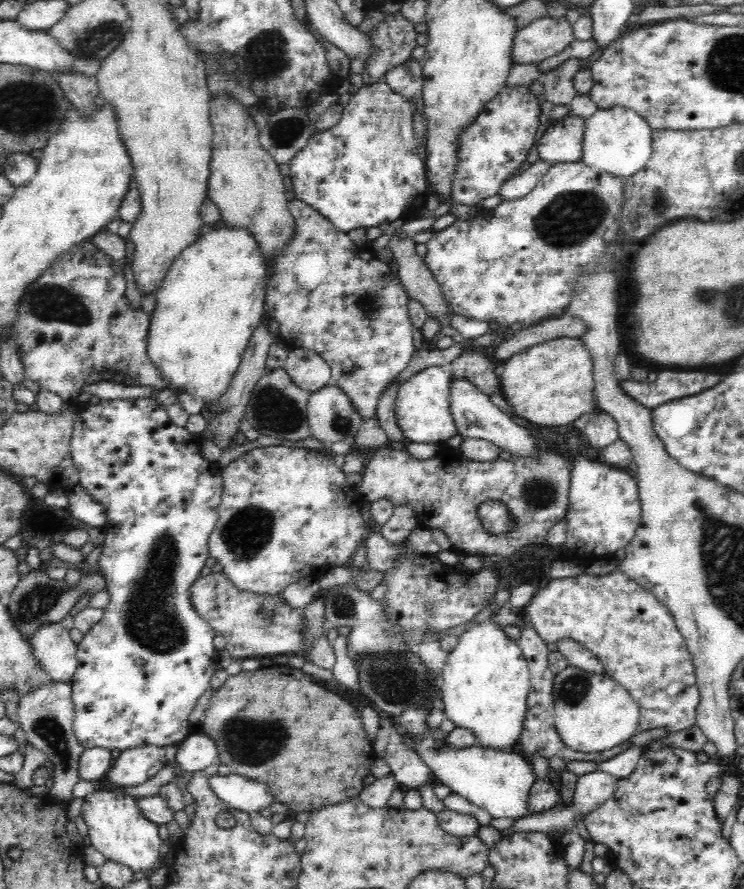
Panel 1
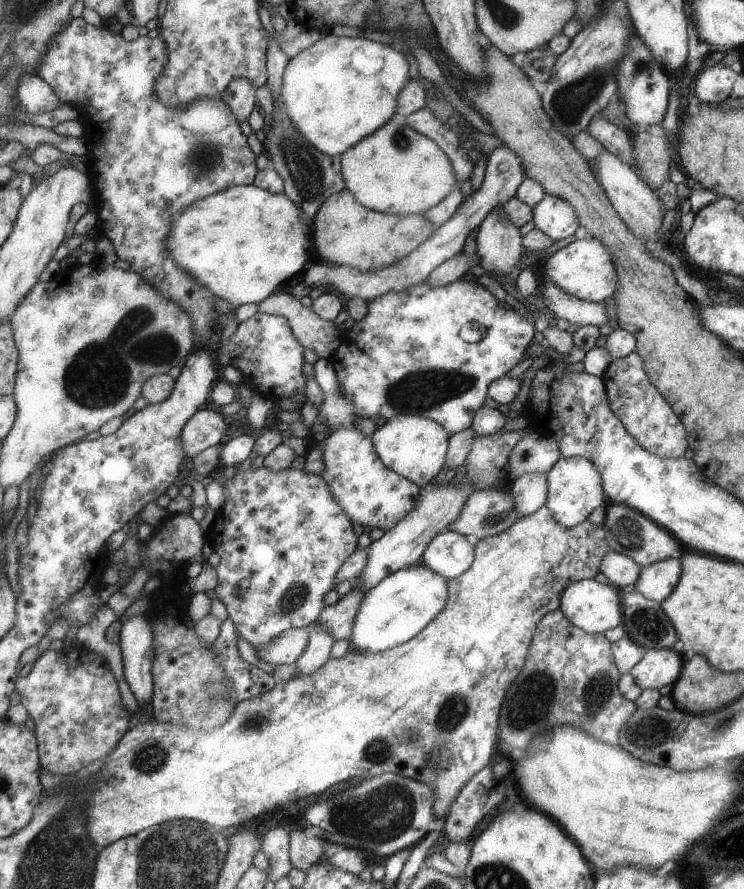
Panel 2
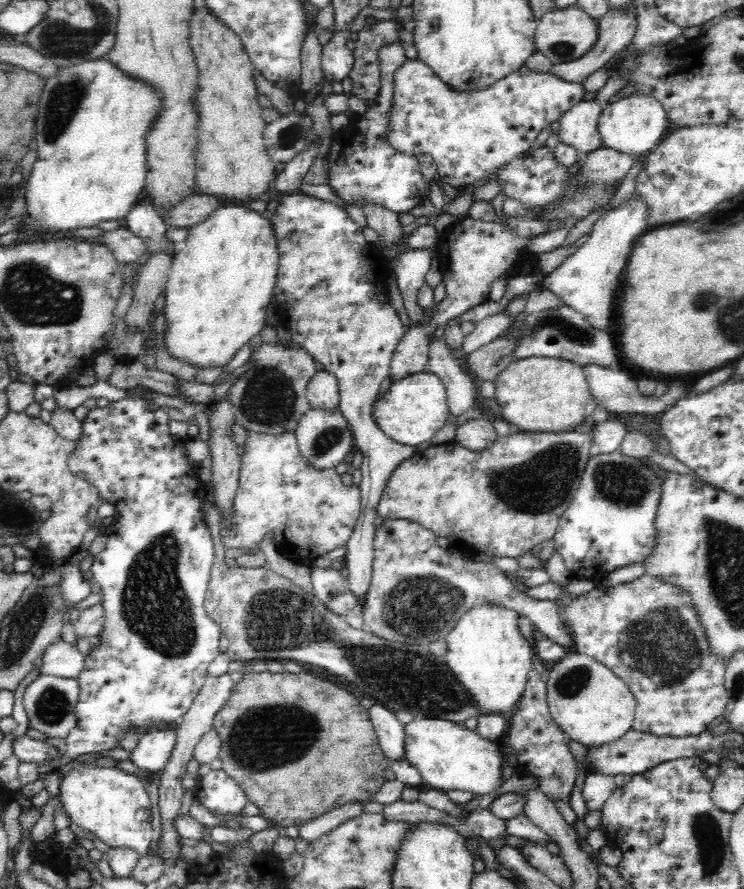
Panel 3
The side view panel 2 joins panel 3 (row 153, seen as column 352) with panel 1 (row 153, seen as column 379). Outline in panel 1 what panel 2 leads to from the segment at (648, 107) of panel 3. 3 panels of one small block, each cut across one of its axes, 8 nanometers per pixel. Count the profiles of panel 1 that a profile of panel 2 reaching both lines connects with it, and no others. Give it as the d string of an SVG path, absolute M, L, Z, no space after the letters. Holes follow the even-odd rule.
M613 106L597 111L584 120L582 138L583 154L580 161L586 165L612 173L626 182L632 174L644 168L652 154L652 129L648 121L635 110L625 106Z

